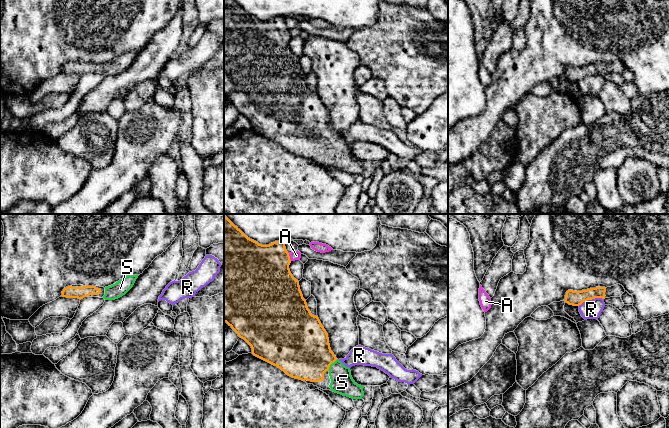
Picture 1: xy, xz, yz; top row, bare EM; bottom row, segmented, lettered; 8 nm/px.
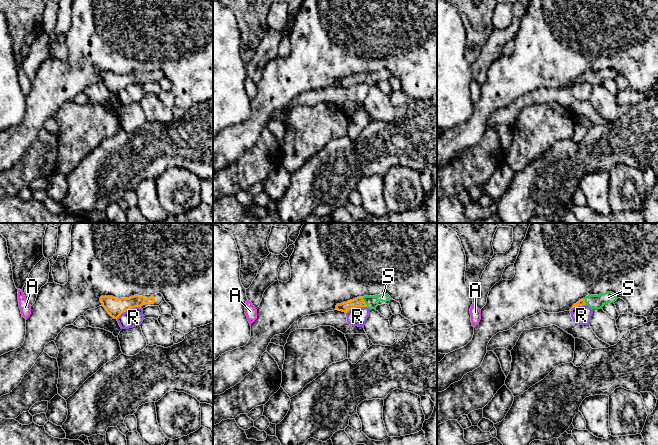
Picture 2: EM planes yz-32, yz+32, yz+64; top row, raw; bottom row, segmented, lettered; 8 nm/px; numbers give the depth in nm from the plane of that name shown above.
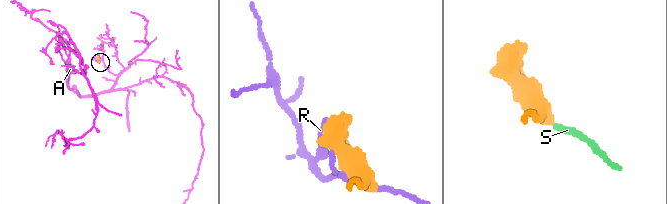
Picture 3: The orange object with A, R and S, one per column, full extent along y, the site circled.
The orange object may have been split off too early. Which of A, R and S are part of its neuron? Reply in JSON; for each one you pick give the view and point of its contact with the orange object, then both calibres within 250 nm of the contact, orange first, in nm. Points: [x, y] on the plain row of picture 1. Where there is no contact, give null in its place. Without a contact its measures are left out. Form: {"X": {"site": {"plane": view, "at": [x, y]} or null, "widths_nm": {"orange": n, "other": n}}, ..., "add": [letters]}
{"S": {"site": {"plane": "xz", "at": [331, 139]}, "widths_nm": {"orange": 440, "other": 180}}, "add": ["S"]}

